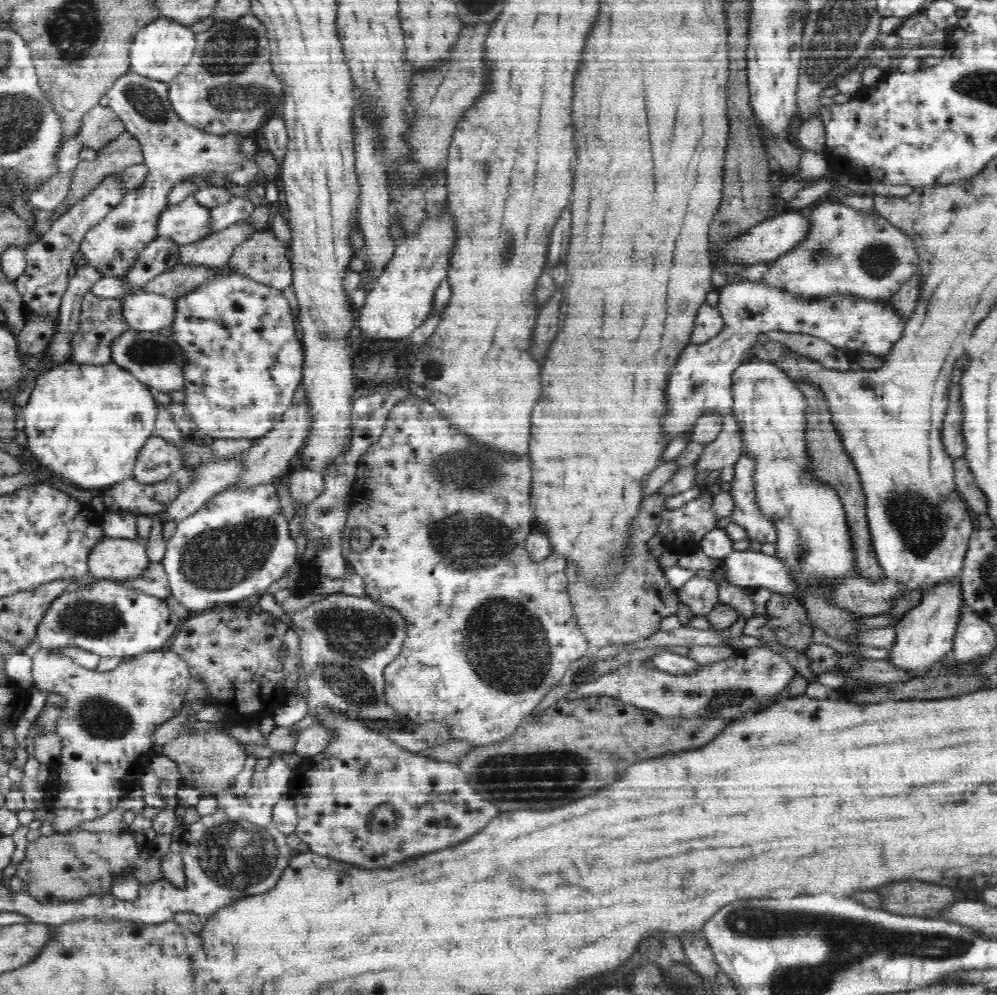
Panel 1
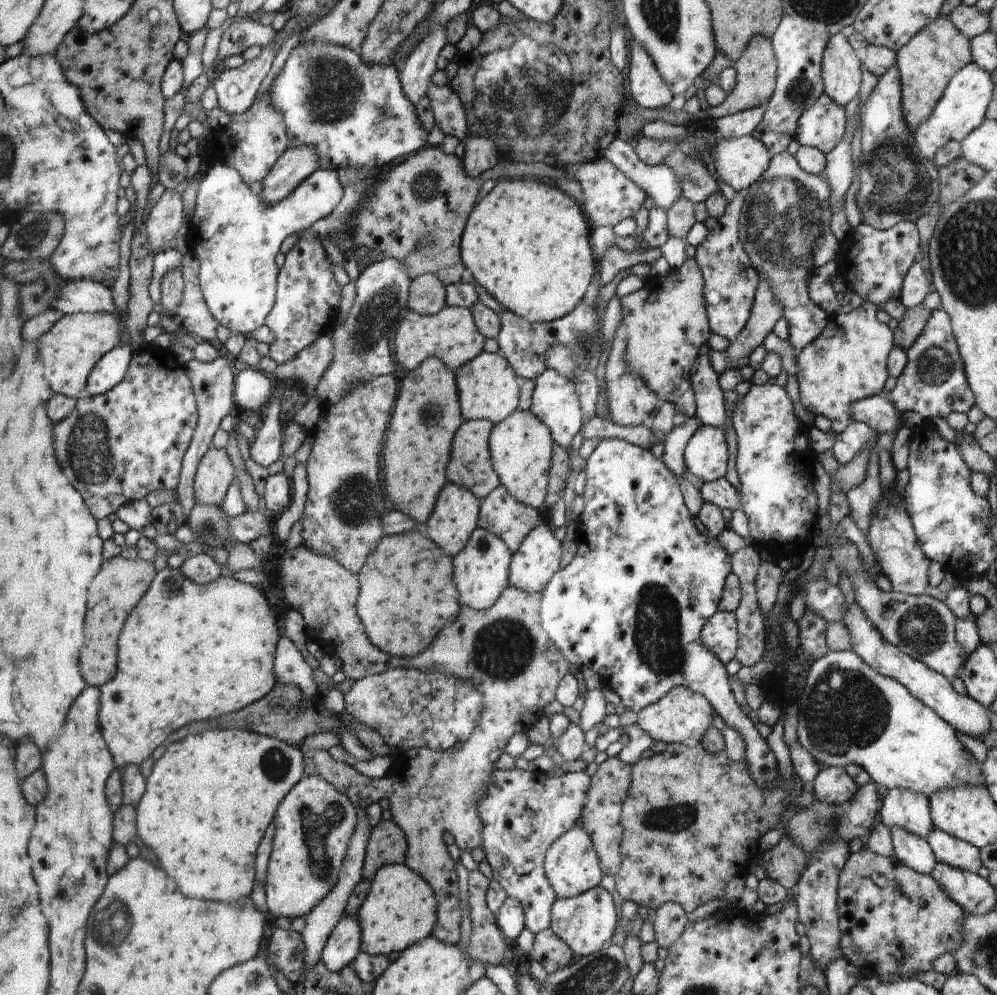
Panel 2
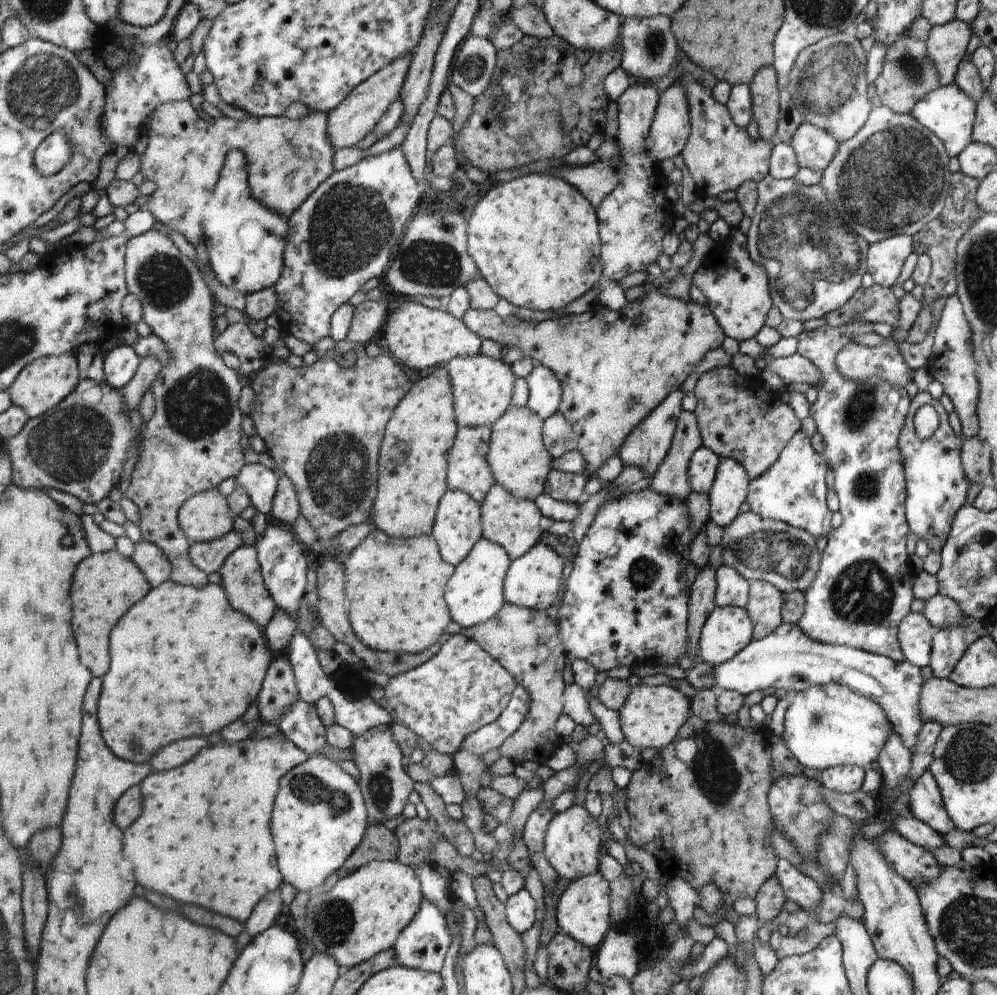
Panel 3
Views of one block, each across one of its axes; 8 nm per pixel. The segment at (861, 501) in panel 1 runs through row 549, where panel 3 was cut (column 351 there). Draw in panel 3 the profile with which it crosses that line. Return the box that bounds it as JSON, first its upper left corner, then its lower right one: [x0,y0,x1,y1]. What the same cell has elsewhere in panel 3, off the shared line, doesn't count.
[336,824,400,879]

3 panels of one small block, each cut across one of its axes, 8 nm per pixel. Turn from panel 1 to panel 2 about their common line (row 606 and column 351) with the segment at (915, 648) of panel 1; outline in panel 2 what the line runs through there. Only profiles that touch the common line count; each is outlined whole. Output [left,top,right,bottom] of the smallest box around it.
[321,913,362,972]

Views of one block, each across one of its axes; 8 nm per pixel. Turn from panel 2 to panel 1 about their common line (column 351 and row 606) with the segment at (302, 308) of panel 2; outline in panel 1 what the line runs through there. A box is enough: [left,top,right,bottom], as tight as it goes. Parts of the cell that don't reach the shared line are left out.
[160,484,318,612]

